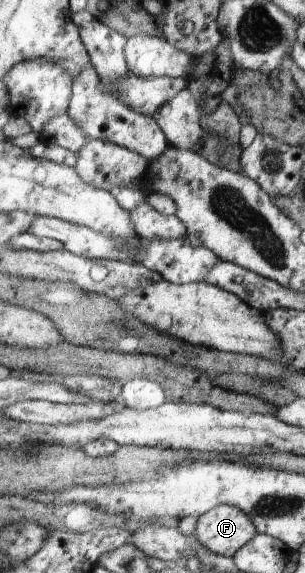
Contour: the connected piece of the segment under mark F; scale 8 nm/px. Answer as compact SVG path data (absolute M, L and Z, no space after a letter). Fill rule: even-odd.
M223 504L200 517L195 533L206 549L235 557L256 538L258 529L246 511L236 505Z

